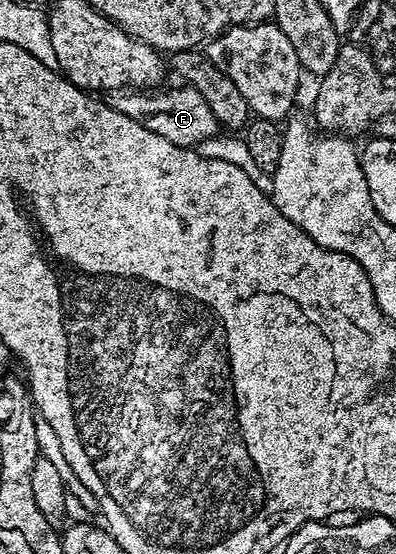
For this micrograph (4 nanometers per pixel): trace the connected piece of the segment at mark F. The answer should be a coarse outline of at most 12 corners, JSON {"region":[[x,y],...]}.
{"region":[[109,90],[110,108],[195,148],[221,124],[202,93]]}

